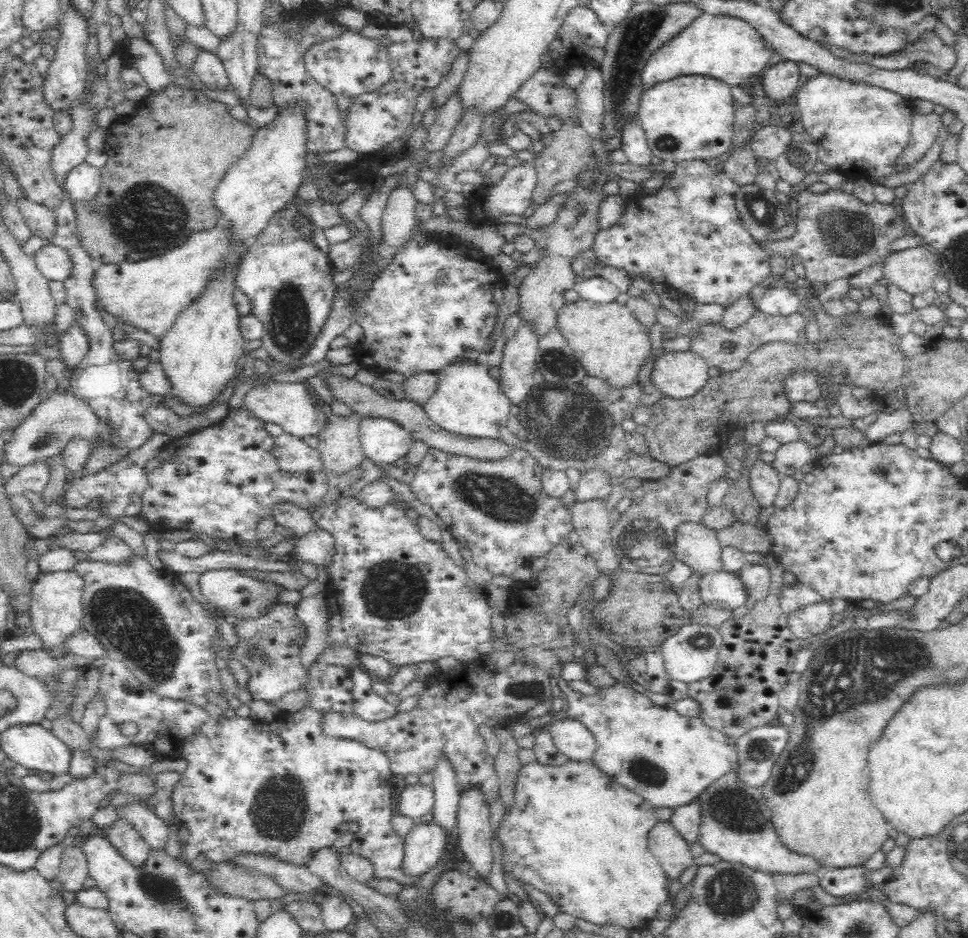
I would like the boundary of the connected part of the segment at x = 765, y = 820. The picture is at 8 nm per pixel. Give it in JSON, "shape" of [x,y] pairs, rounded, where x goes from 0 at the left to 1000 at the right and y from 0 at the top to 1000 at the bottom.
{"shape":[[[760,825],[745,827],[717,854],[723,858],[721,898],[727,906],[750,919],[769,921],[793,932],[849,932],[852,929],[839,914],[823,912],[806,898],[798,880],[798,867],[787,854],[787,841],[773,838]]]}

